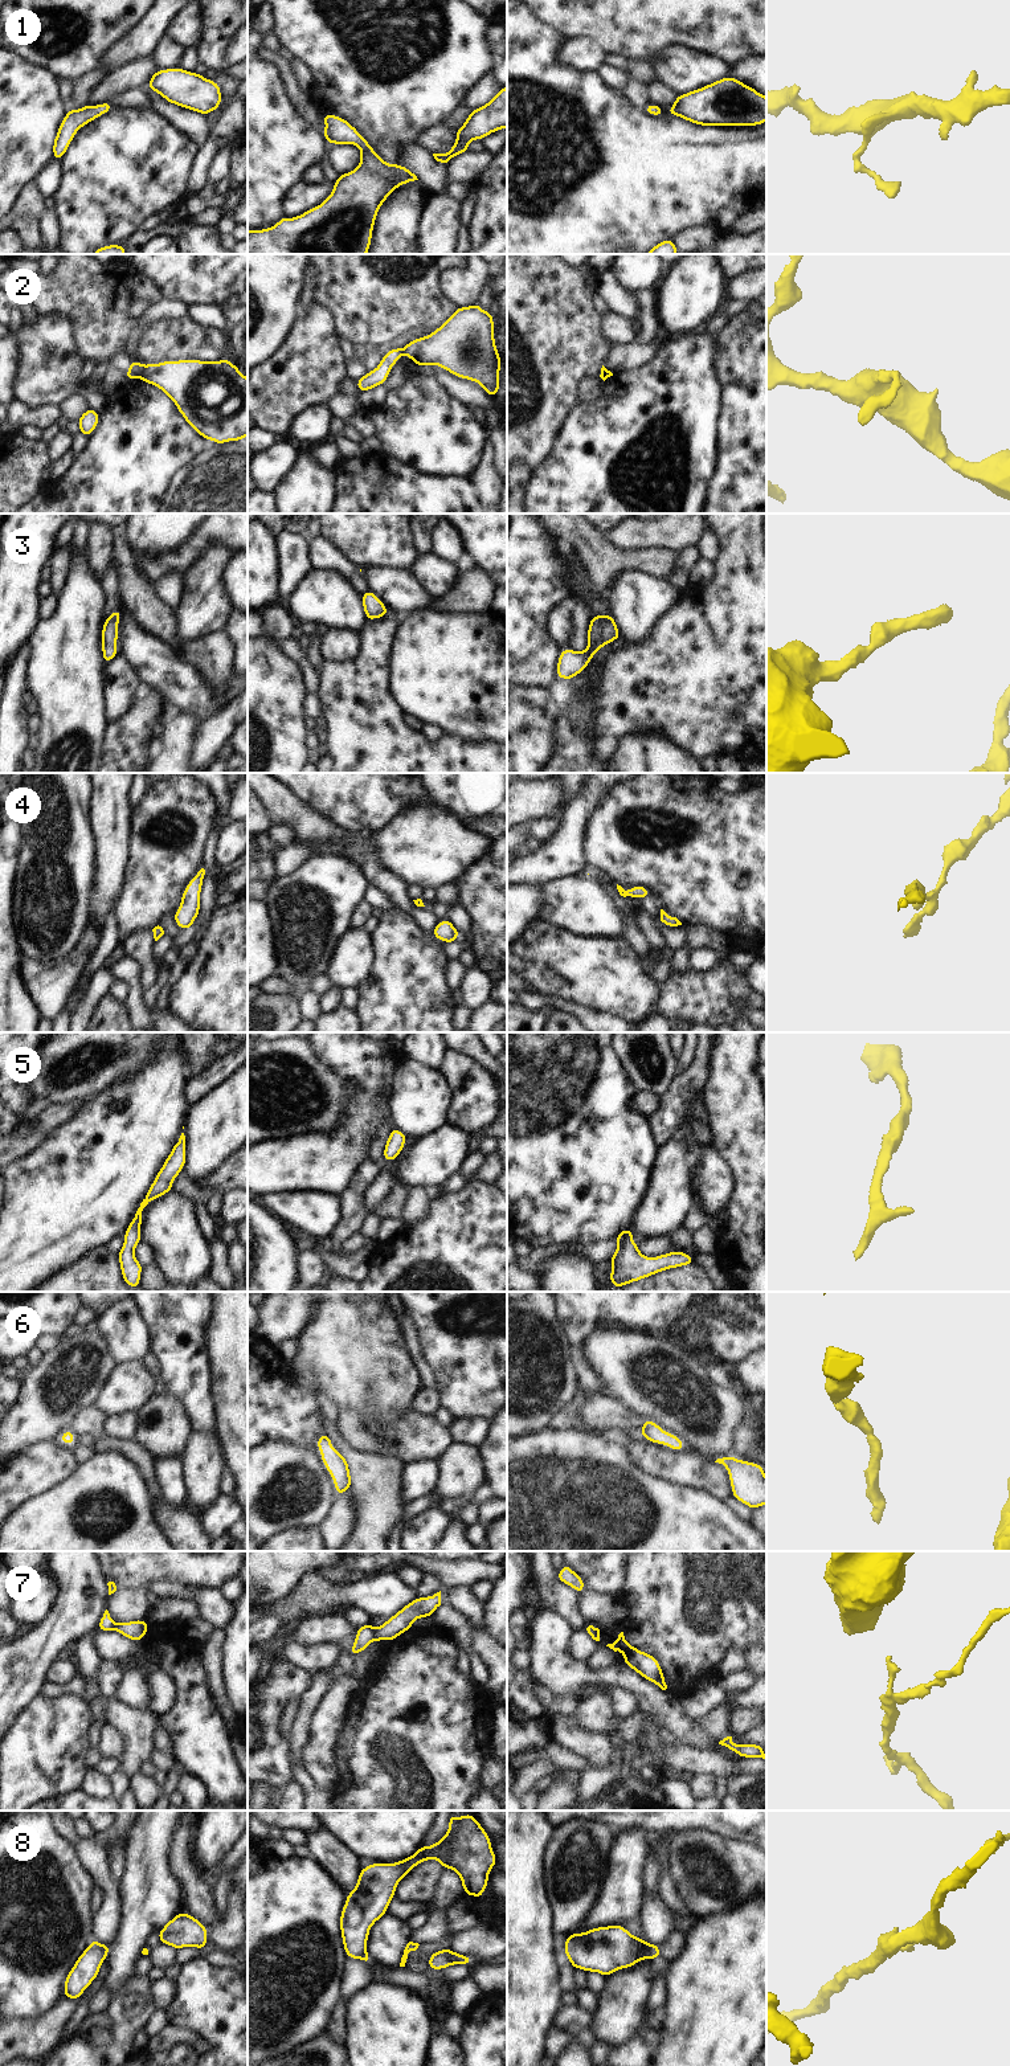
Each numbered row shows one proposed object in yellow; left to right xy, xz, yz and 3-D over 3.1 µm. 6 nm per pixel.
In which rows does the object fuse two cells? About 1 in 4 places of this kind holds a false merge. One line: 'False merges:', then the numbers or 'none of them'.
False merges: 2, 7, 8

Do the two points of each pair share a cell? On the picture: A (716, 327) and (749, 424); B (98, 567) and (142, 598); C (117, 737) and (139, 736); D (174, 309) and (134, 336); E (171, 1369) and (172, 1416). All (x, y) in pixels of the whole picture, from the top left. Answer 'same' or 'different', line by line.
A: different
B: different
C: same
D: same
E: different

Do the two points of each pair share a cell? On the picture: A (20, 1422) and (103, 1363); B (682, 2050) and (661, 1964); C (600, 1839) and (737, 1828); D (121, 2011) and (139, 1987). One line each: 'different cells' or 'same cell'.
A: same cell
B: different cells
C: different cells
D: same cell

